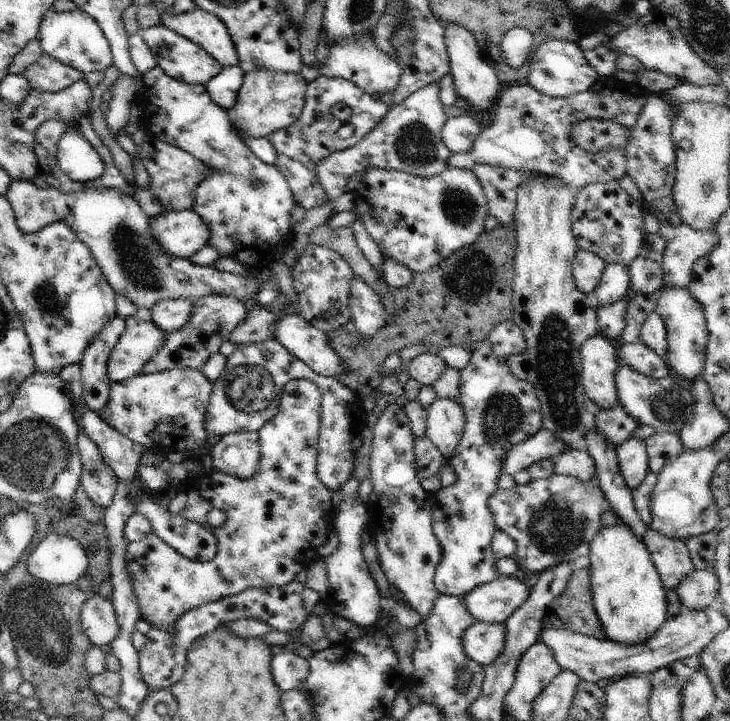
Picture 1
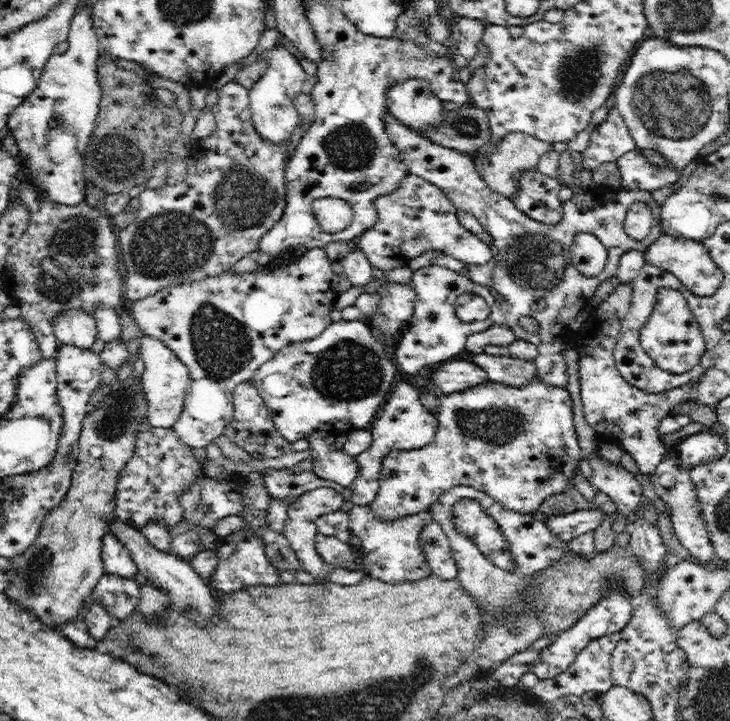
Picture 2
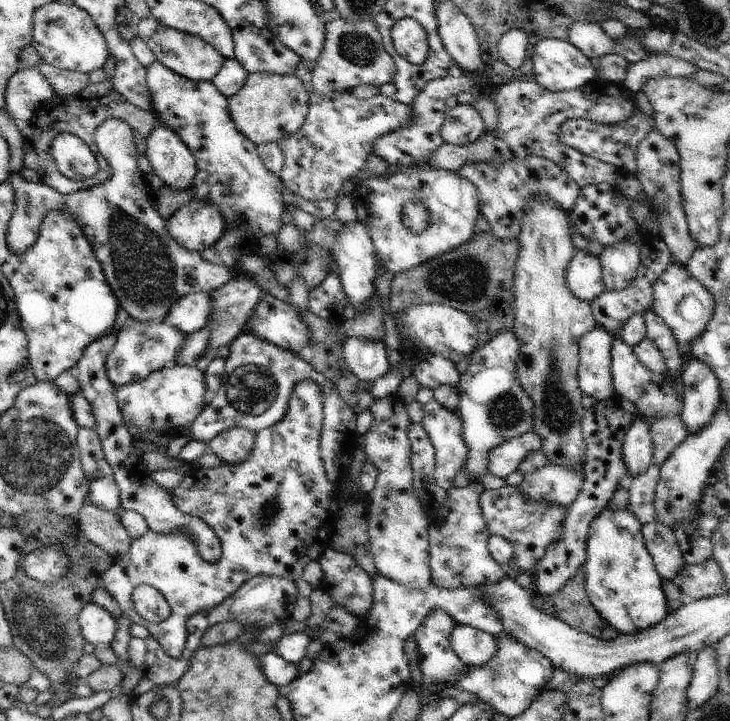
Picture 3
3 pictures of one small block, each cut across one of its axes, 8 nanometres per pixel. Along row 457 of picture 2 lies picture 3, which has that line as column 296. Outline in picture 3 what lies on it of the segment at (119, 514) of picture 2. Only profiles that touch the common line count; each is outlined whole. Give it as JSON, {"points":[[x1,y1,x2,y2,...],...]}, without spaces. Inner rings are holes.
{"points":[[312,92,310,94,310,109,304,125,289,138,282,138,282,141,277,143,285,159,279,178,294,194,302,196,305,200,333,200,345,183,365,168,365,161,373,152,374,142,386,134,406,127,414,118,414,110,412,105,407,106,398,103,394,97,382,95,358,100,351,92,336,99,324,99]]}

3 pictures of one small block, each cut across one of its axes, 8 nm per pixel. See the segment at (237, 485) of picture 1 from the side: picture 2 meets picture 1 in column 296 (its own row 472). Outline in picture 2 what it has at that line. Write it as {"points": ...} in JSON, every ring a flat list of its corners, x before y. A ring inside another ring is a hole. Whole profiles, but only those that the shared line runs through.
{"points":[[534,378,528,386,522,386,522,388,488,380,488,382,484,382,484,384,476,384,476,386,465,388,460,392,442,395,440,399,441,403,437,414,438,426,435,439,425,444,424,447,417,449,409,451,390,451,389,454,386,455,386,458,382,460,382,468,379,474,379,489,374,500,368,504,370,508,374,508,376,517,380,517,380,519,384,520,396,520,416,514,417,512,430,508,431,504,436,502,441,494,448,492,453,486,462,485,474,487,480,492,485,492,494,500,503,504,506,510,532,515,539,510,545,498,548,498,550,495,564,493,568,488,572,487,575,474,574,469,576,469,576,466,579,466,581,460,581,448,579,447,579,438,575,424,573,423,572,399,570,399,570,393,568,393,567,389,550,386,539,378]]}

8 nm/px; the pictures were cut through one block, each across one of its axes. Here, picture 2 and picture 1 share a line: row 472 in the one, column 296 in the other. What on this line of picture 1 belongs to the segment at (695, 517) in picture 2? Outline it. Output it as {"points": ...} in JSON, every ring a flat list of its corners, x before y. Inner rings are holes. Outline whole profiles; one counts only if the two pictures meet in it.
{"points":[[286,650,274,655,273,658,272,672,280,692,300,689,309,675,309,659,303,658,294,651]]}

